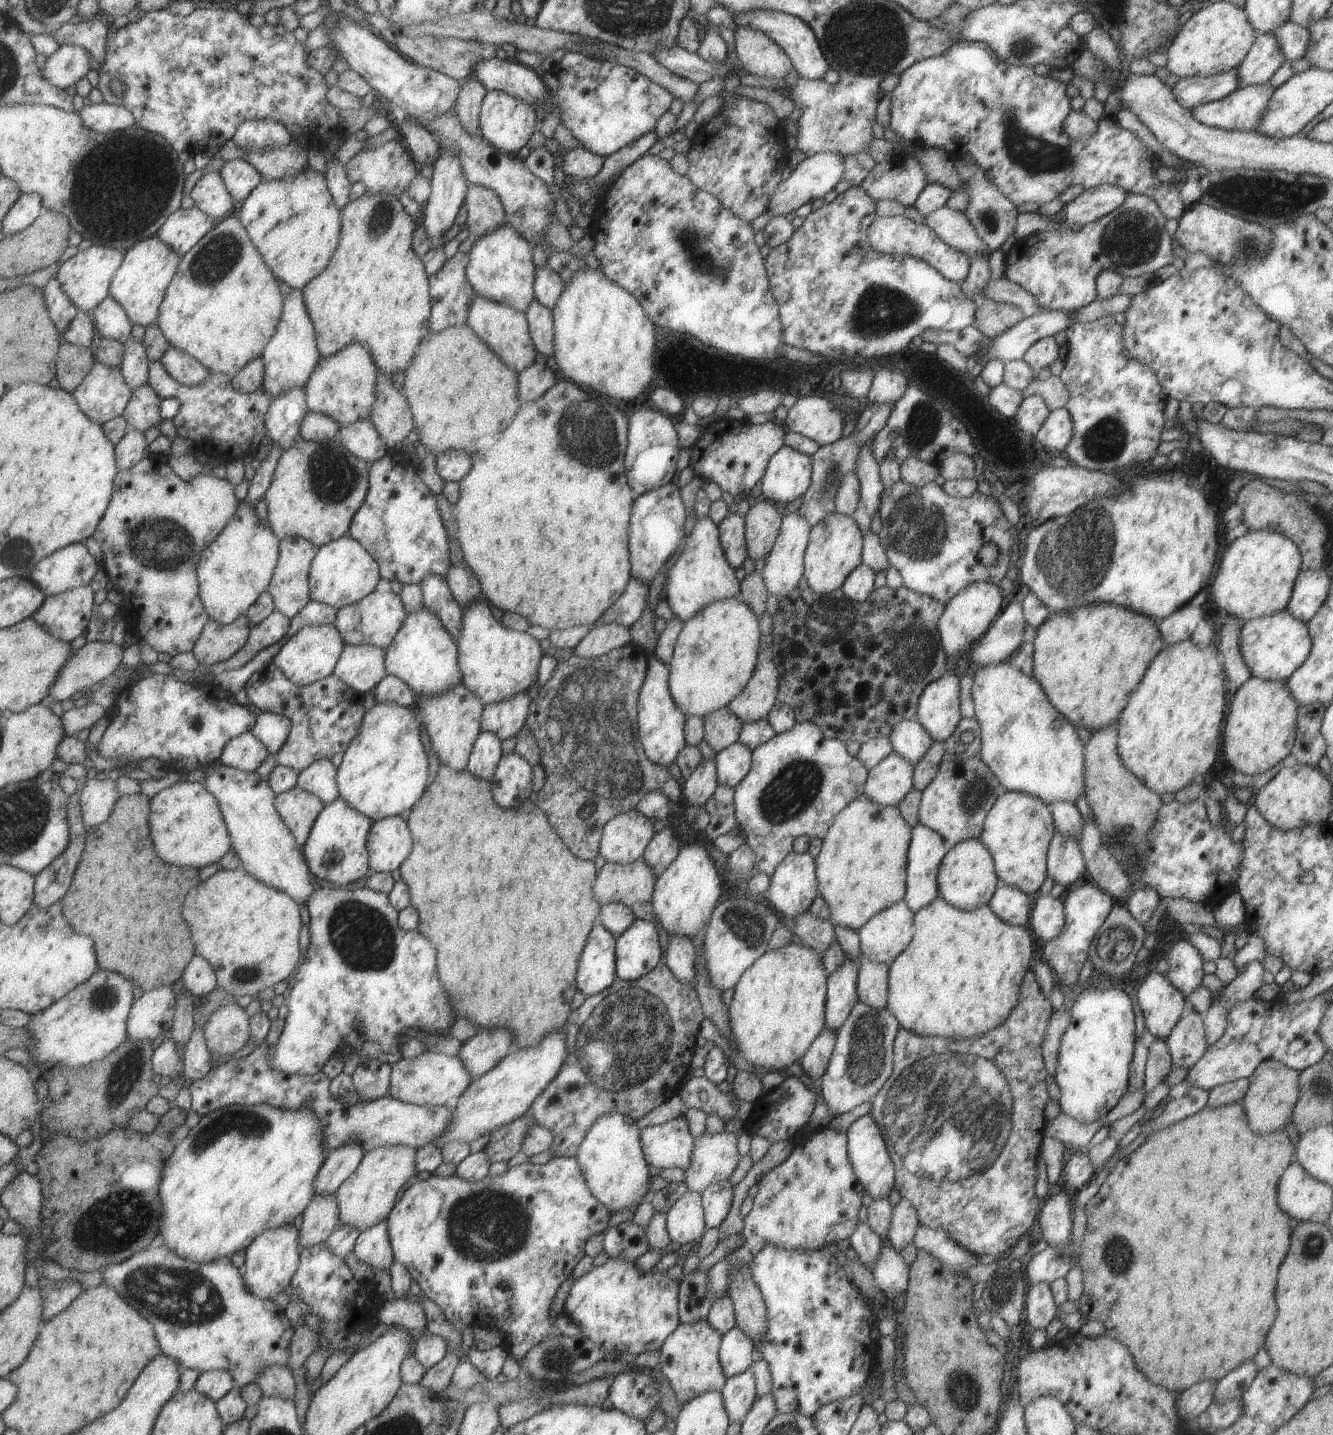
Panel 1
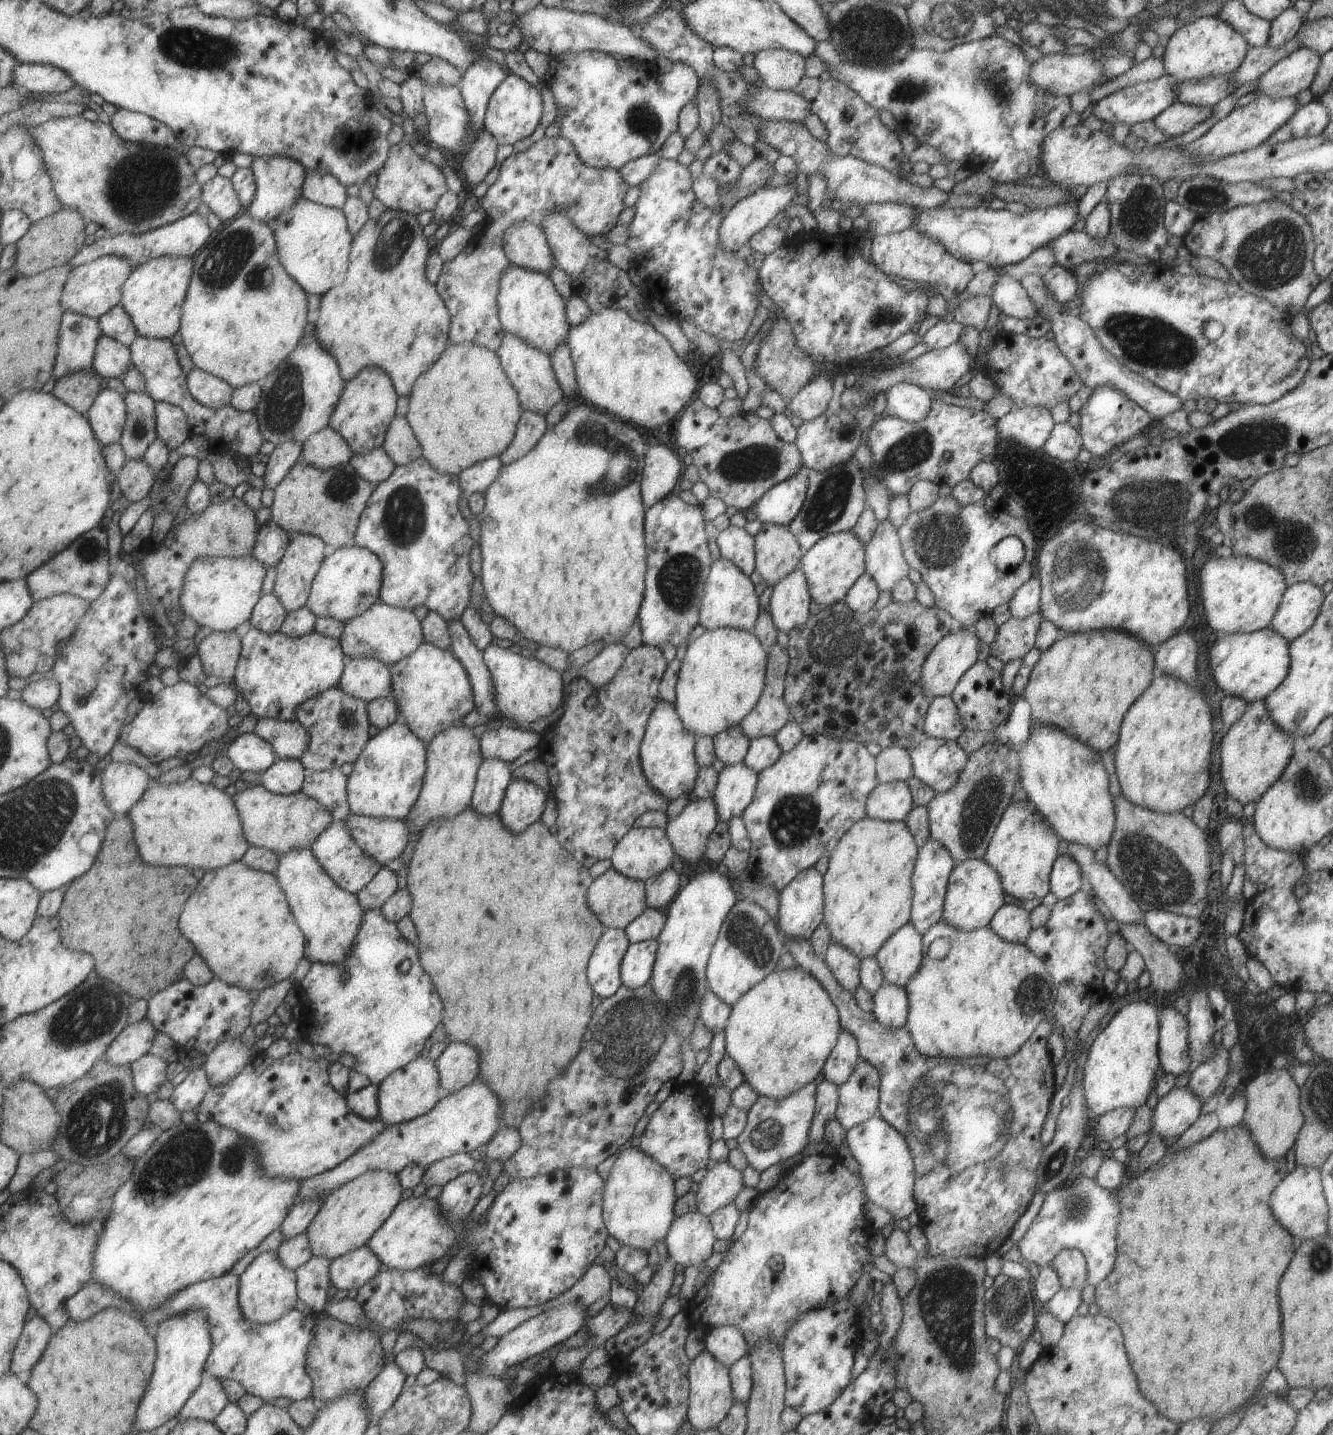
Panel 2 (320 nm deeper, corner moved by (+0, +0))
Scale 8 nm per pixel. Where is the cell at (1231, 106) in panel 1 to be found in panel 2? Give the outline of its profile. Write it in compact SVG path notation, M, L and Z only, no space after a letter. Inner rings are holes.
M1173 102L1154 116L1152 121L1163 134L1171 137L1191 130L1195 124L1203 122L1211 113L1211 107Z

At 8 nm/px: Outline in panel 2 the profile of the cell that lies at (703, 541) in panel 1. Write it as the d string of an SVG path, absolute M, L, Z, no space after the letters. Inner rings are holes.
M721 556L712 561L702 590L699 625L705 627L706 630L731 627L751 633L760 613L759 603L757 603L758 596L753 586L749 577L744 575L732 562Z

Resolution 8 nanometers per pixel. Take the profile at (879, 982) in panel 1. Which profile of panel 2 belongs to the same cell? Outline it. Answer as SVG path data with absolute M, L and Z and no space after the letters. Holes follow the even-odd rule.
M883 982L872 996L874 1019L885 1028L904 1028L908 998L903 987Z

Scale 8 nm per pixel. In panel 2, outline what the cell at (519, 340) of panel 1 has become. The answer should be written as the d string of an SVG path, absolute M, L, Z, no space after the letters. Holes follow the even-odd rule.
M504 333L502 336L501 344L496 353L503 372L507 375L511 386L517 393L523 411L545 416L546 412L549 412L549 409L563 398L562 390L552 369L551 356L547 353L525 344L525 341L519 340L509 333Z

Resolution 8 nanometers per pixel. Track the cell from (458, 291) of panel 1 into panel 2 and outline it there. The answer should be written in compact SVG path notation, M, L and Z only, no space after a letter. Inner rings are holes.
M534 137L533 142L525 151L512 152L510 156L507 156L500 163L496 180L481 197L480 210L486 215L484 226L475 233L468 246L463 248L455 258L442 261L441 274L434 284L450 316L448 344L469 343L488 348L494 353L501 344L504 330L498 319L496 296L501 273L510 265L510 260L504 253L502 245L505 229L521 223L539 226L545 212L549 214L549 211L559 211L585 236L607 234L617 224L619 212L625 208L623 197L629 187L631 186L622 179L622 176L612 169L598 169L583 164L575 154L574 146L565 137Z

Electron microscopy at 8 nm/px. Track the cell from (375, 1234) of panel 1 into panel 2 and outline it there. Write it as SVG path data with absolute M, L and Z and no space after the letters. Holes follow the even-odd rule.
M367 1245L360 1246L330 1260L328 1268L330 1284L339 1290L339 1294L351 1288L358 1289L377 1272L379 1265L380 1260Z

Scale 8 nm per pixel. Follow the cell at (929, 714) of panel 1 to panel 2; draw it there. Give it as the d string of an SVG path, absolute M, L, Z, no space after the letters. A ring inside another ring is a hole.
M943 695L930 701L924 718L924 731L928 737L956 740L964 731L957 707L951 697Z

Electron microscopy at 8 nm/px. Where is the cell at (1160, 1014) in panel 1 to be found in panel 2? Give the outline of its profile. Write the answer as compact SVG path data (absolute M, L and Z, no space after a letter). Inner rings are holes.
M1169 1006L1161 1012L1158 1032L1158 1059L1163 1073L1181 1076L1189 1070L1188 1022Z

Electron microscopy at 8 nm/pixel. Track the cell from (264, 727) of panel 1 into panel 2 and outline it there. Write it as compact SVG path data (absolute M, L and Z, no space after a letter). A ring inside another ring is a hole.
M260 718L253 732L268 740L281 759L299 759L310 741L307 729L295 719Z

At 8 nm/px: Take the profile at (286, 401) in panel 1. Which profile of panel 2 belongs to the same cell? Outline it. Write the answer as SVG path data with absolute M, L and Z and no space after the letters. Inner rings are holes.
M297 441L276 445L269 455L268 469L263 476L265 487L275 490L281 484L281 480L289 472L289 469L297 462L301 451L302 444Z

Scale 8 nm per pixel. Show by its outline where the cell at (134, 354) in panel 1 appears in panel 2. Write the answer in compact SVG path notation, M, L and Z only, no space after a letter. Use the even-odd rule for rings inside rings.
M130 391L126 398L128 421L120 443L128 460L144 460L149 446L158 437L157 401L148 393Z

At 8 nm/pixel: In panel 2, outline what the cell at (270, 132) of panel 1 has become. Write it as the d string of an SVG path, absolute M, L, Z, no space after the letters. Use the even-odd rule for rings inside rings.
M254 157L252 169L255 171L258 189L253 202L248 206L251 216L260 221L271 222L281 216L281 212L289 210L296 200L303 196L303 184L306 170L297 161L287 157Z

